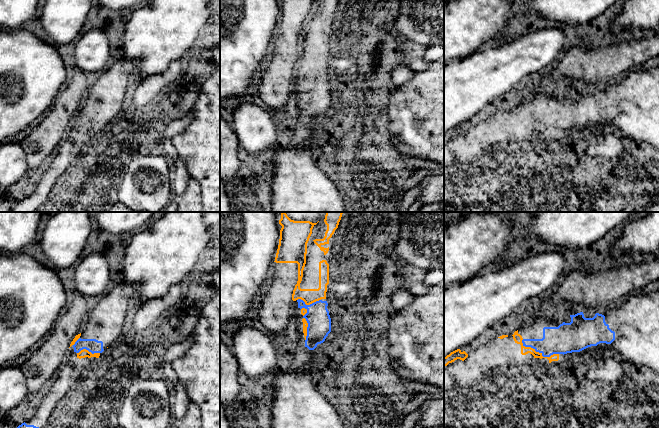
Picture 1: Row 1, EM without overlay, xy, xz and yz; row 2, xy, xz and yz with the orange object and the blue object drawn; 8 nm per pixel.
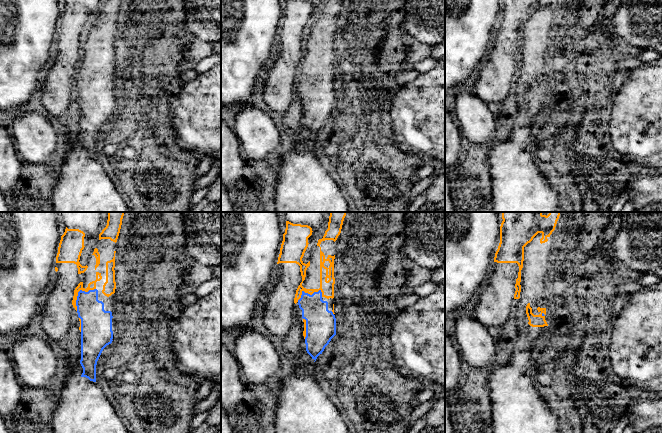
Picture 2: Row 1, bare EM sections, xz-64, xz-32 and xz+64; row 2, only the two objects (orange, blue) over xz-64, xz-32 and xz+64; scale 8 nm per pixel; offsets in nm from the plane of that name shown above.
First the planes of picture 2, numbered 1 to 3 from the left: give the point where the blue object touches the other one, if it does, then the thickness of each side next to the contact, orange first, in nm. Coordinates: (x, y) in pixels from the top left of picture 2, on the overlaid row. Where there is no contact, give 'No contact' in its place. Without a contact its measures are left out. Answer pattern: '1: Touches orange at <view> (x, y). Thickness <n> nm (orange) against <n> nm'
1: Touches orange at xz-64 (77, 293). Thickness 60 nm (orange) against 220 nm
2: Touches orange at xz-32 (307, 292). Thickness 110 nm (orange) against 220 nm
3: Touches orange at xz+64 (541, 314). Thickness 100 nm (orange) against 20 nm

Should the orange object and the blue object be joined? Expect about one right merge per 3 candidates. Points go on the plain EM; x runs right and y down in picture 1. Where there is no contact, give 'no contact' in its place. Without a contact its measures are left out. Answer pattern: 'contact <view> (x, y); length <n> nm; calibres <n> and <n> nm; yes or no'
contact yz (538, 128); length 320 nm; calibres 70 and 240 nm; no

